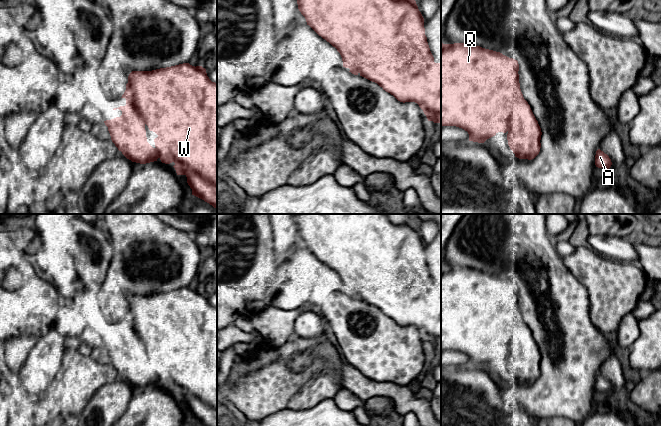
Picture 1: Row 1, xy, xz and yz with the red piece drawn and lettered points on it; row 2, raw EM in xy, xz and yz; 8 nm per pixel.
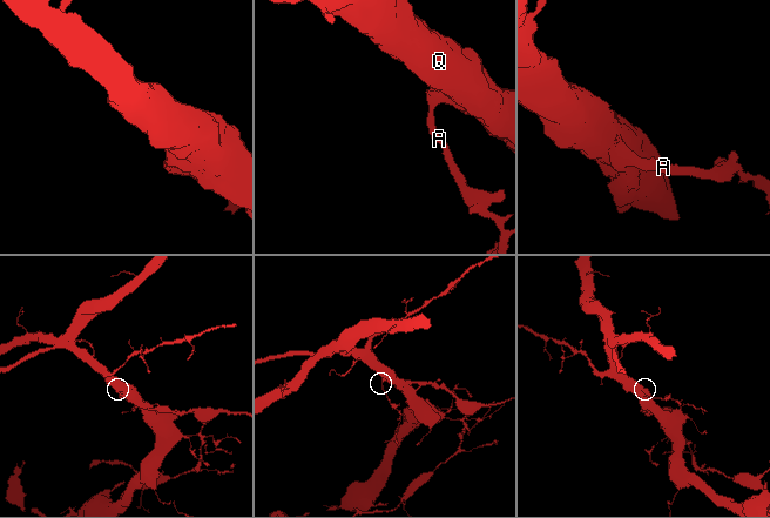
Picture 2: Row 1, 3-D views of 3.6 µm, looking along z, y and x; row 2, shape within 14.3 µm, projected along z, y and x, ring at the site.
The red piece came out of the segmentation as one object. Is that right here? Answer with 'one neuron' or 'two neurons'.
two neurons

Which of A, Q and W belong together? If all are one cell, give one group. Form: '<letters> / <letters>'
A / Q W

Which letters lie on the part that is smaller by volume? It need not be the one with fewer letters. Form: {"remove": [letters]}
{"remove": ["A"]}

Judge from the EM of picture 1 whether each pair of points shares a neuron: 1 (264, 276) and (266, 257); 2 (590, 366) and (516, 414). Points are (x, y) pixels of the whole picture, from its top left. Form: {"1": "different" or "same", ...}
{"1": "same", "2": "different"}

